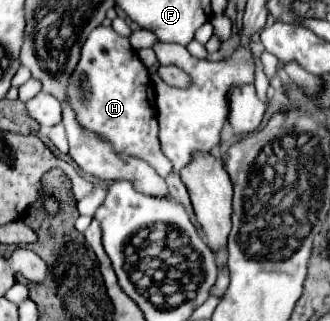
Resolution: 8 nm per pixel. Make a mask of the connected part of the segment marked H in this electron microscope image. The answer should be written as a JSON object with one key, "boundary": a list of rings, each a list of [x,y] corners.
{"boundary":[[[104,25],[96,27],[82,47],[80,63],[68,83],[68,95],[78,115],[78,123],[82,127],[92,129],[102,137],[106,137],[106,141],[110,141],[116,151],[148,161],[162,177],[170,173],[172,165],[166,159],[166,155],[160,151],[160,143],[158,143],[158,121],[156,121],[156,105],[154,105],[154,89],[152,89],[150,73],[126,37],[118,35],[112,27],[104,27]]]}

